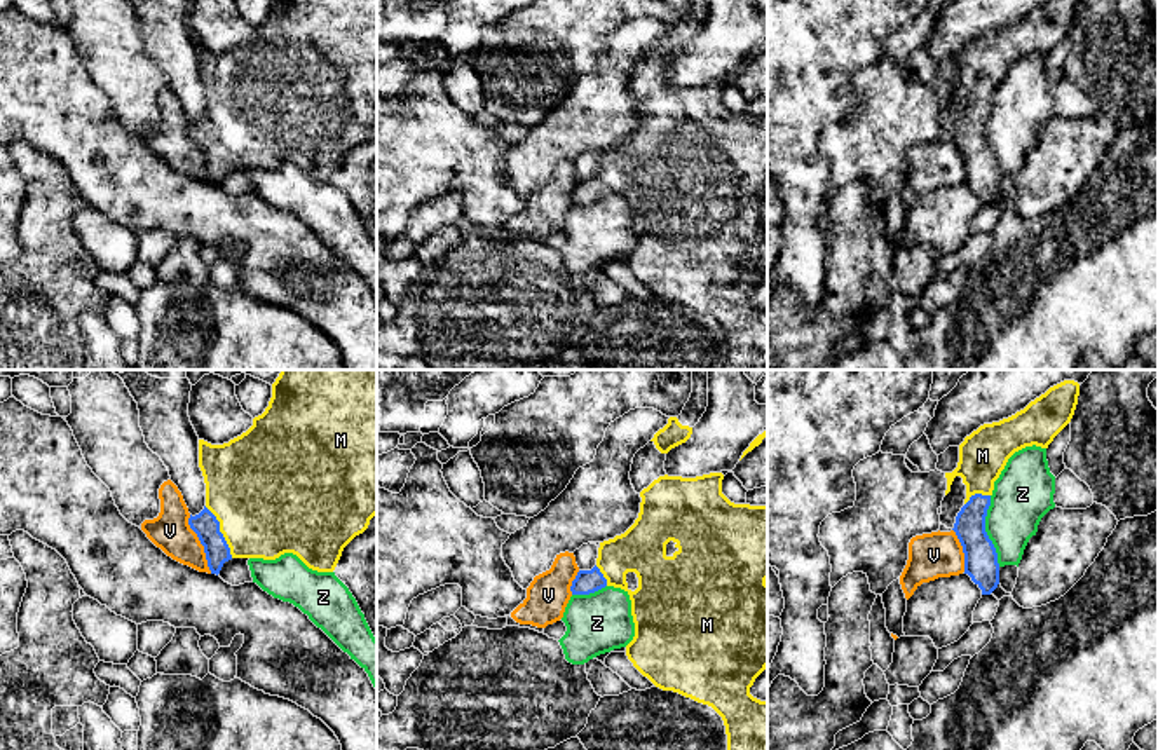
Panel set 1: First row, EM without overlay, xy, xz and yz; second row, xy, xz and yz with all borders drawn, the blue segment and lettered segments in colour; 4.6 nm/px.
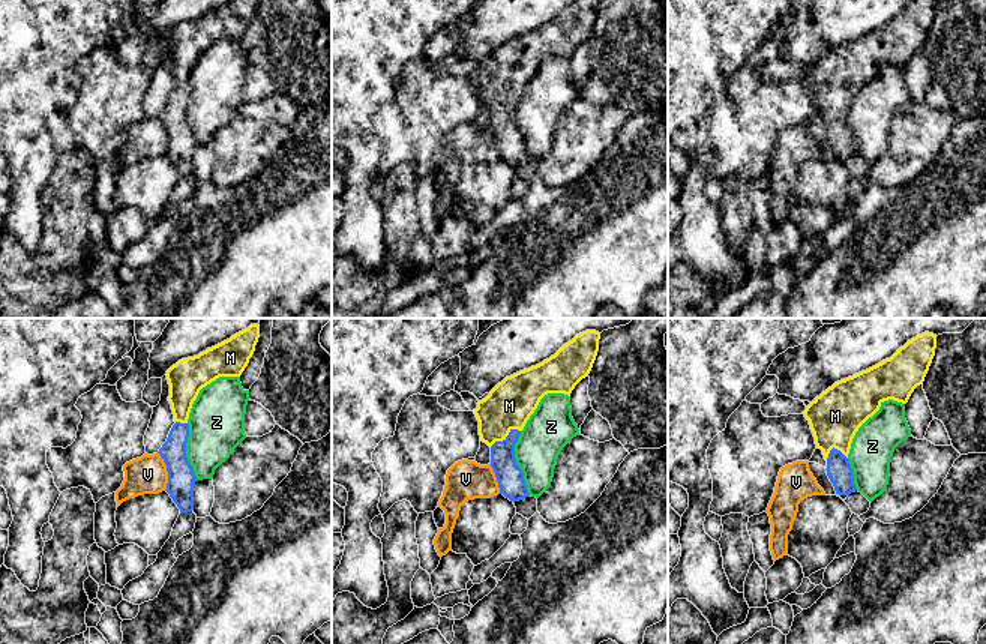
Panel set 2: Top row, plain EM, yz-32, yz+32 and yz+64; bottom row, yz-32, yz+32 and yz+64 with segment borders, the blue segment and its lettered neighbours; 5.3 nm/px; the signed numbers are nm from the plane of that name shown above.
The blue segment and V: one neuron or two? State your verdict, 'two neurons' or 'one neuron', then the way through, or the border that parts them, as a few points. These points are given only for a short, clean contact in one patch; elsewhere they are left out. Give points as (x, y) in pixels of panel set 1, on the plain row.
two neurons

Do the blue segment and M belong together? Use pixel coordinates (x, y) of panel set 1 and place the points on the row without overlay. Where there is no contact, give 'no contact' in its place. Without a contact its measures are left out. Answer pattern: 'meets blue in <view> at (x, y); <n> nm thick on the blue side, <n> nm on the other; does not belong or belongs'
meets blue in xy at (220, 142); 120 nm thick on the blue side, 460 nm on the other; belongs

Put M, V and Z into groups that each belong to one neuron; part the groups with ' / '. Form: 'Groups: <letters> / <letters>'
Groups: M / V / Z

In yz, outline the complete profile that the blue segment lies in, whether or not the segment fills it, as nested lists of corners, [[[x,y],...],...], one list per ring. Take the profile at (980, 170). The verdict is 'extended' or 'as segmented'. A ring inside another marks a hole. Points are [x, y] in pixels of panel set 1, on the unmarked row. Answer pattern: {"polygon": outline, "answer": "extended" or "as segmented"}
{"polygon": [[[1046,0],[1015,24],[980,35],[959,54],[957,77],[945,82],[945,105],[956,85],[966,94],[964,115],[952,140],[963,155],[964,183],[982,204],[991,204],[999,194],[998,162],[985,141],[994,91],[1015,61],[1032,54],[1048,58],[1071,31],[1078,5],[1080,0]]], "answer": "extended"}

